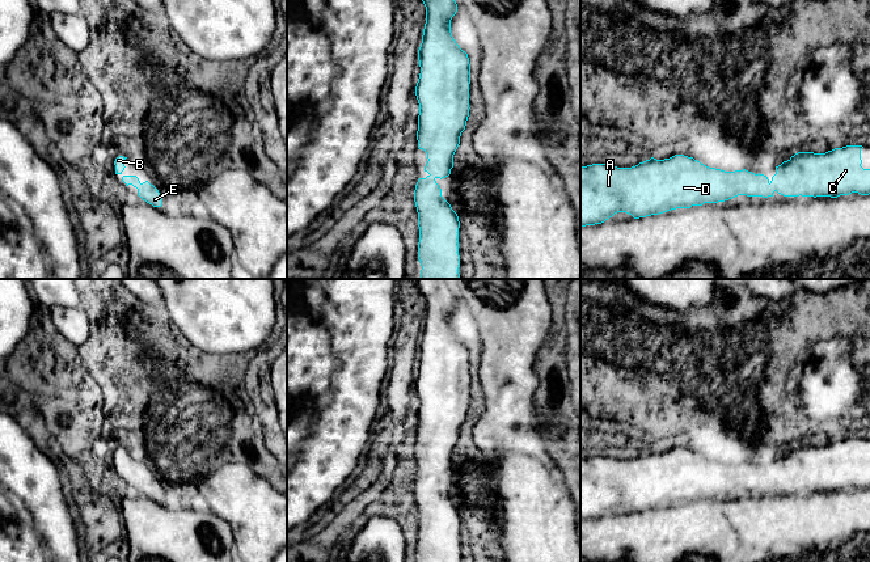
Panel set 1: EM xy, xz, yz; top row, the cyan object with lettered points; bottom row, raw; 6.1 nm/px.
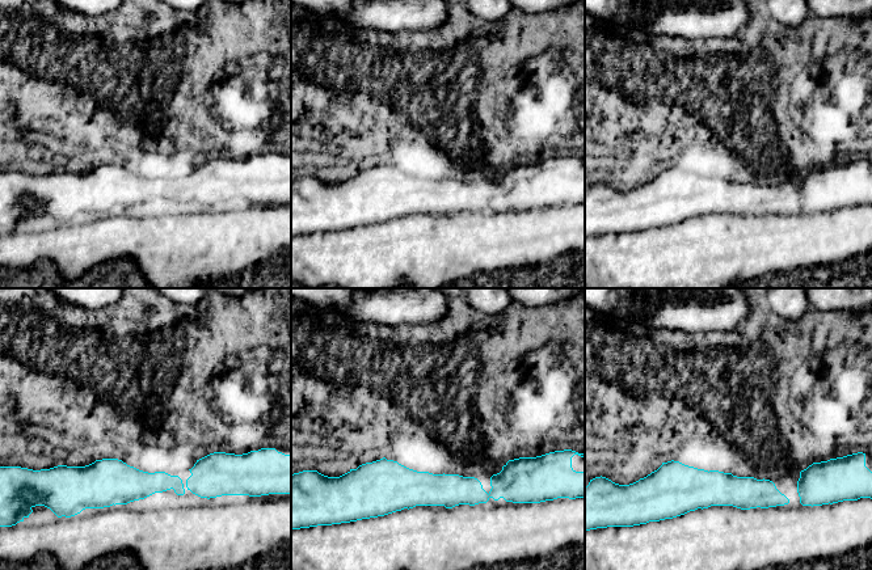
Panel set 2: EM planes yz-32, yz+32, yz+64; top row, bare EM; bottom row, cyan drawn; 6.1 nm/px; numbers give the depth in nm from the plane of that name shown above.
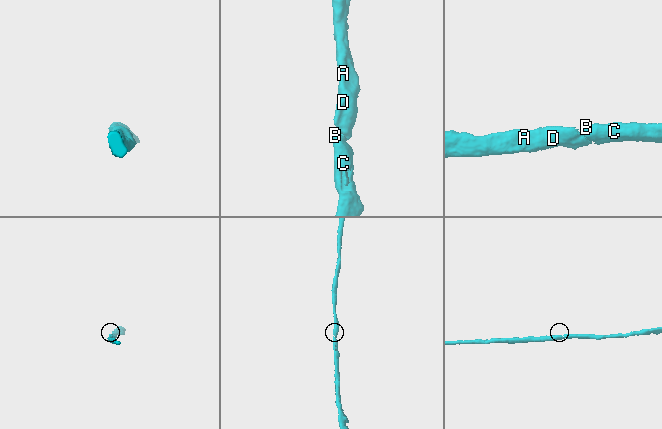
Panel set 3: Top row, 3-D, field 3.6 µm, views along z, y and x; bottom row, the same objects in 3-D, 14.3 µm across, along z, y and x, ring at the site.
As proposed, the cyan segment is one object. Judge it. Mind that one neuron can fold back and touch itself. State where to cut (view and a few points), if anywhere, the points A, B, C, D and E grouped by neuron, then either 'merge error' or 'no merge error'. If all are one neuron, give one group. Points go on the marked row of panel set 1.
no cut | A B C D E | no merge error

